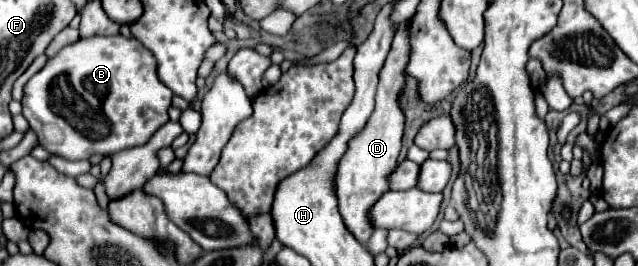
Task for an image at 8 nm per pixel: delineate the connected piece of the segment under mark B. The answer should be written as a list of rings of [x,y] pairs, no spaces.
[[[92,36],[62,48],[46,66],[34,74],[24,86],[24,118],[36,132],[38,142],[50,152],[66,160],[86,160],[92,154],[112,154],[132,146],[144,144],[162,124],[166,124],[168,108],[172,104],[172,90],[164,86],[156,74],[156,58],[136,38]]]

